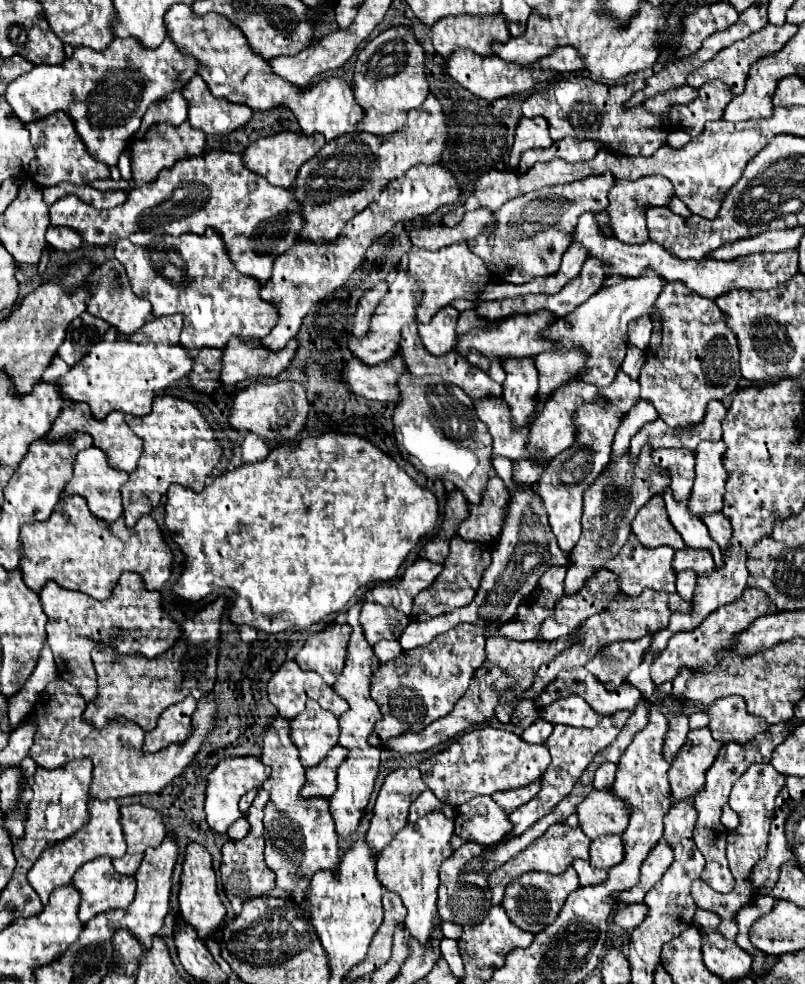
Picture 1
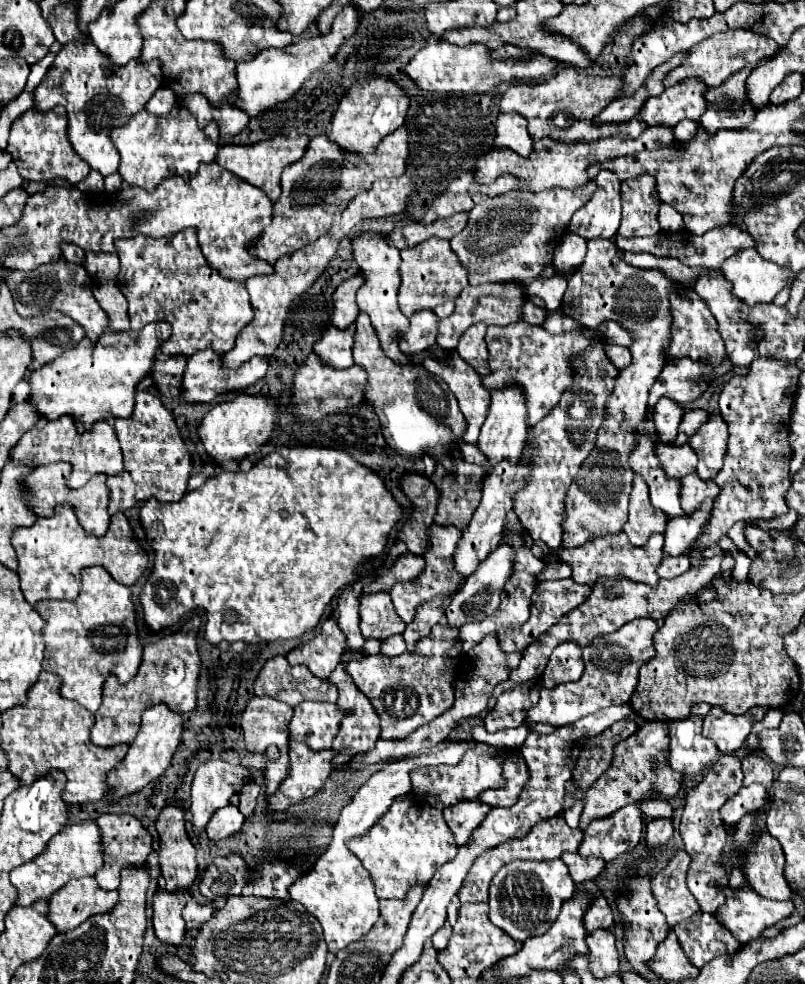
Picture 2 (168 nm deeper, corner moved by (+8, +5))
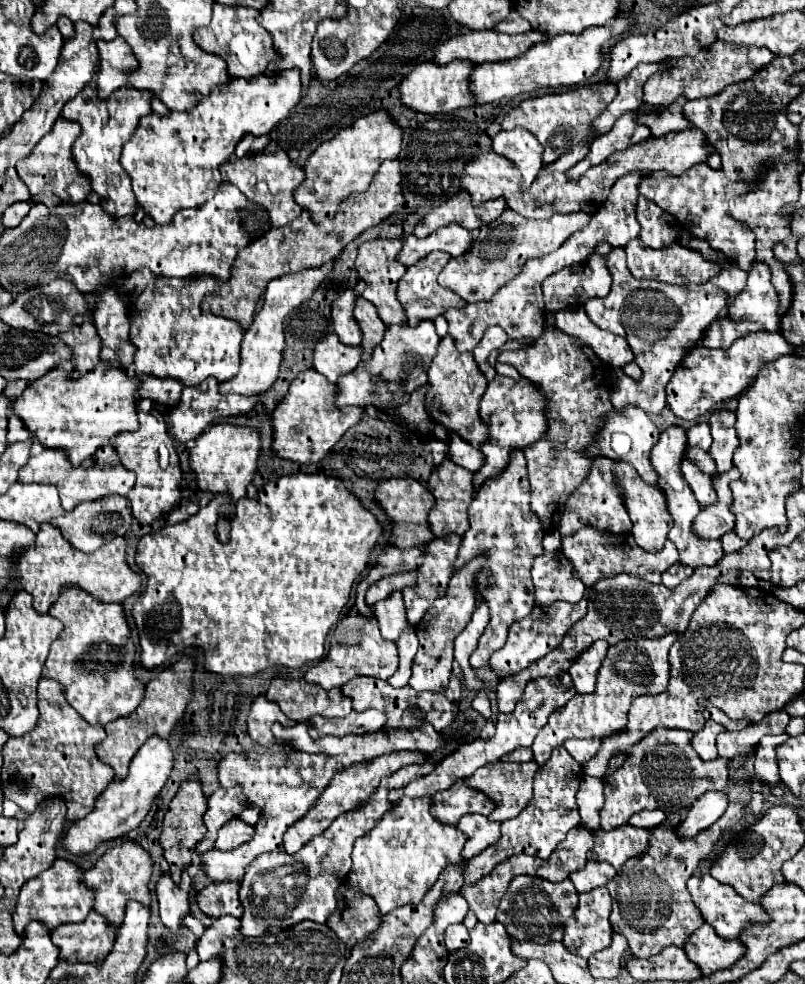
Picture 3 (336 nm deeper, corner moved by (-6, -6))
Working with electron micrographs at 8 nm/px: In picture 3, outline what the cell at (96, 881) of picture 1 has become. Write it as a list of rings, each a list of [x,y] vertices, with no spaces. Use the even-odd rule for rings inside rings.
[[[92,910],[80,924],[62,924],[54,928],[50,938],[54,946],[58,946],[62,960],[102,966],[114,944],[114,930]]]

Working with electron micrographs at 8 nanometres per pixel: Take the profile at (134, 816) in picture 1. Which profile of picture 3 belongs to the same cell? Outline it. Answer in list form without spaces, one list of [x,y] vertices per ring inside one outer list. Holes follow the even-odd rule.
[[[122,842],[100,856],[100,860],[82,876],[82,884],[94,890],[94,906],[92,906],[94,912],[102,914],[110,926],[120,926],[124,906],[128,900],[136,900],[146,908],[150,906],[150,890],[148,890],[150,874],[152,874],[152,860],[148,852],[134,842]]]

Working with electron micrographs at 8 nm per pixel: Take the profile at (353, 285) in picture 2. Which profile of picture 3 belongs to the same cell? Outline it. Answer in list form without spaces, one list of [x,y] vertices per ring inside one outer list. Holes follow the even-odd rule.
[[[354,290],[342,292],[334,302],[332,302],[332,326],[342,344],[346,346],[360,346],[362,332],[358,330],[358,322],[354,322],[352,310],[354,310]]]

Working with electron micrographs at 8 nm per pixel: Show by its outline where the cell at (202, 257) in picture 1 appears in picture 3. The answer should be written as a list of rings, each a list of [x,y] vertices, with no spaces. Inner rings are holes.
[[[194,276],[188,278],[188,284],[174,290],[172,296],[168,298],[144,298],[140,308],[136,308],[130,316],[130,342],[136,346],[134,354],[134,366],[136,366],[136,376],[140,378],[142,374],[150,374],[156,378],[174,378],[182,382],[184,386],[196,386],[206,378],[216,378],[218,382],[230,380],[238,372],[238,350],[242,342],[244,330],[240,328],[238,322],[234,320],[224,320],[214,314],[202,314],[200,302],[202,298],[216,288],[216,278],[214,276]]]

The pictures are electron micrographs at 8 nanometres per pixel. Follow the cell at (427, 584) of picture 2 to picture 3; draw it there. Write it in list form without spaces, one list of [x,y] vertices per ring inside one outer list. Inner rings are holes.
[[[448,534],[444,538],[434,538],[426,544],[422,566],[418,566],[416,570],[416,586],[402,590],[406,602],[406,618],[412,626],[422,620],[436,598],[446,594],[450,564],[454,564],[460,542],[460,536]]]

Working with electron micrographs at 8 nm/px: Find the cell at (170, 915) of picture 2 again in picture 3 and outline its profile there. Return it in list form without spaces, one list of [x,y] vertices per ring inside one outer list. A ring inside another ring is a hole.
[[[186,870],[182,872],[180,884],[176,884],[168,874],[162,874],[156,882],[156,896],[160,904],[160,918],[166,928],[178,932],[182,918],[188,914],[188,892],[190,892],[190,876]]]

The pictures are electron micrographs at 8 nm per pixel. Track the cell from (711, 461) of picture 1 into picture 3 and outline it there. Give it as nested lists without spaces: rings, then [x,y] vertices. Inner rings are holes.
[[[718,410],[710,416],[710,430],[712,430],[714,442],[708,450],[708,454],[716,462],[716,468],[718,468],[716,474],[722,474],[734,466],[732,454],[740,444],[734,422],[736,422],[736,414],[732,410]]]

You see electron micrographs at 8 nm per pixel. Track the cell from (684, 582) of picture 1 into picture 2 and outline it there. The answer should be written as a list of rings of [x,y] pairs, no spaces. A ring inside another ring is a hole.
[[[682,555],[682,557],[664,557],[656,571],[662,579],[676,579],[676,577],[684,575],[688,569],[690,569],[688,555]]]

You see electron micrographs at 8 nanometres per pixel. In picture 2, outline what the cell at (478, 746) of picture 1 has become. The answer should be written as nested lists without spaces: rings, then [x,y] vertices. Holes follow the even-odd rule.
[[[474,743],[474,747],[464,753],[464,759],[458,765],[418,767],[416,771],[412,771],[412,791],[438,809],[446,809],[456,801],[476,799],[484,789],[498,789],[506,785],[506,779],[502,776],[503,762],[510,754],[519,755],[519,750]]]

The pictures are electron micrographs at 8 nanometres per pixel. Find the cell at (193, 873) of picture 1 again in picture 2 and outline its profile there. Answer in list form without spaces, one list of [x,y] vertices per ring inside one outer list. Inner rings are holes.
[[[170,801],[162,809],[156,821],[156,829],[160,833],[160,867],[162,867],[162,877],[166,879],[166,889],[172,893],[188,891],[198,877],[198,861],[196,861],[196,847],[192,845],[184,825],[184,809],[178,805],[178,801]]]

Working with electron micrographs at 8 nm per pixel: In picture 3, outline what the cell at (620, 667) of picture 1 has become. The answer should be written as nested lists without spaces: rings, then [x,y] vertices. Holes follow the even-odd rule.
[[[664,634],[662,638],[648,640],[648,638],[628,638],[626,642],[618,642],[608,648],[606,660],[600,668],[598,684],[592,694],[574,696],[566,706],[554,710],[550,714],[546,726],[538,732],[532,752],[534,762],[538,766],[544,766],[548,762],[548,756],[554,748],[558,748],[568,738],[602,738],[610,736],[626,726],[628,720],[628,708],[634,698],[642,696],[646,688],[650,686],[650,694],[660,694],[668,686],[668,650],[676,642],[676,634]]]

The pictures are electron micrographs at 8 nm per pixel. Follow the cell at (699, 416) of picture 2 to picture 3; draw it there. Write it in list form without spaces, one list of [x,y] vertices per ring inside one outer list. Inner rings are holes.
[[[694,424],[694,426],[686,432],[686,436],[688,436],[688,446],[700,446],[700,448],[704,448],[704,450],[710,448],[712,438],[710,438],[710,428],[708,428],[706,424]]]

